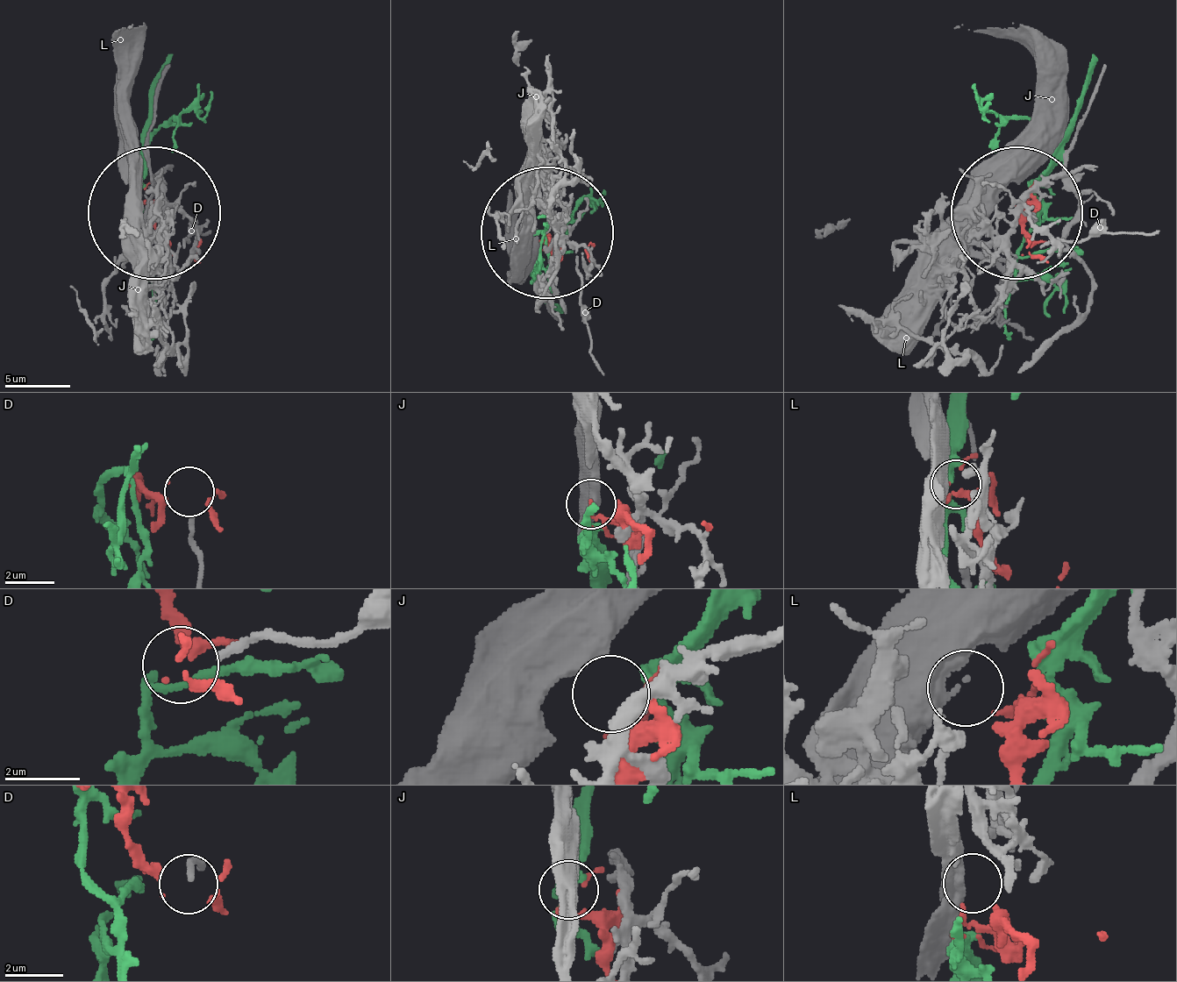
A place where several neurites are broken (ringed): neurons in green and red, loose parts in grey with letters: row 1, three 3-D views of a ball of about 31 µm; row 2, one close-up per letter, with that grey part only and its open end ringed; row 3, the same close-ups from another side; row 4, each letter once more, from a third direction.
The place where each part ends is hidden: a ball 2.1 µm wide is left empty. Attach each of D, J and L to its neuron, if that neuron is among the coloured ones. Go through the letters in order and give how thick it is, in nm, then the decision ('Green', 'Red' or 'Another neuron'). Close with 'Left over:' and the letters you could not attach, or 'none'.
D: Thickness 200 nm. Another neuron
J: Thickness 650 nm. Green
L: Thickness 480 nm. Red
Left over: D

